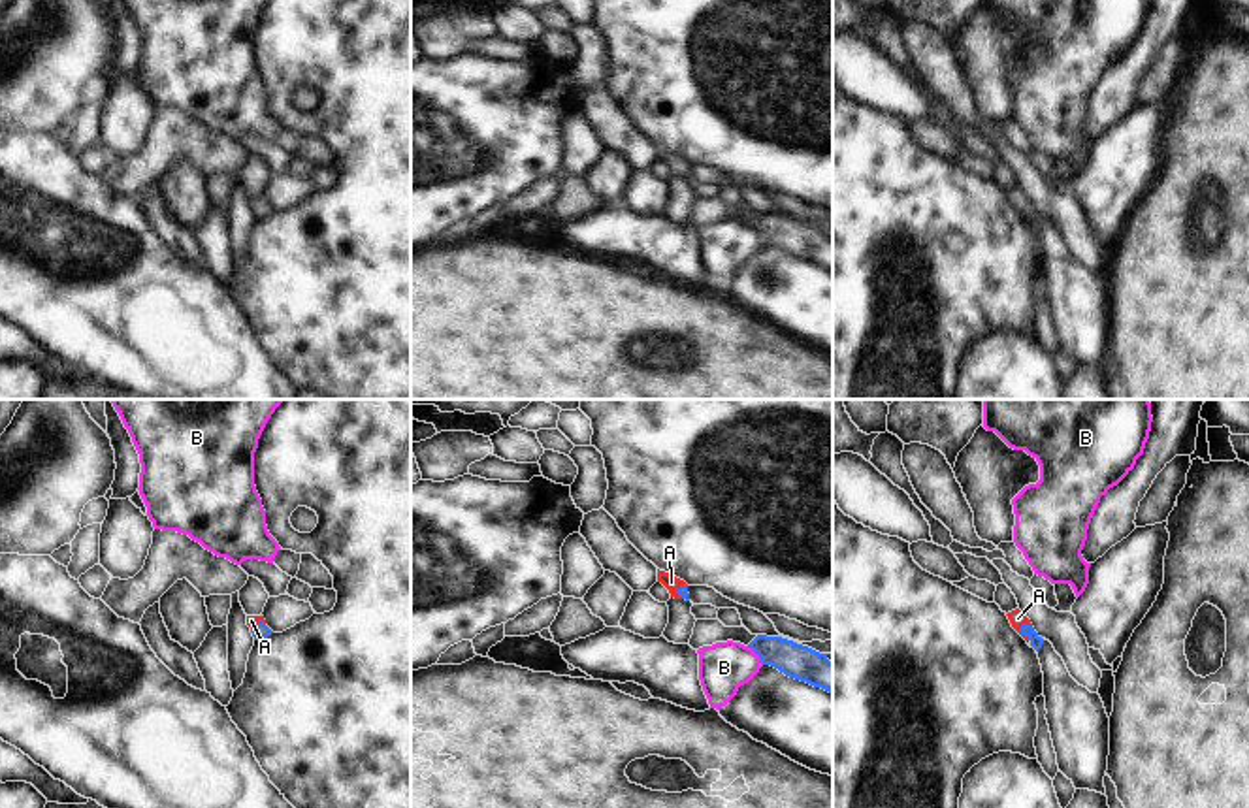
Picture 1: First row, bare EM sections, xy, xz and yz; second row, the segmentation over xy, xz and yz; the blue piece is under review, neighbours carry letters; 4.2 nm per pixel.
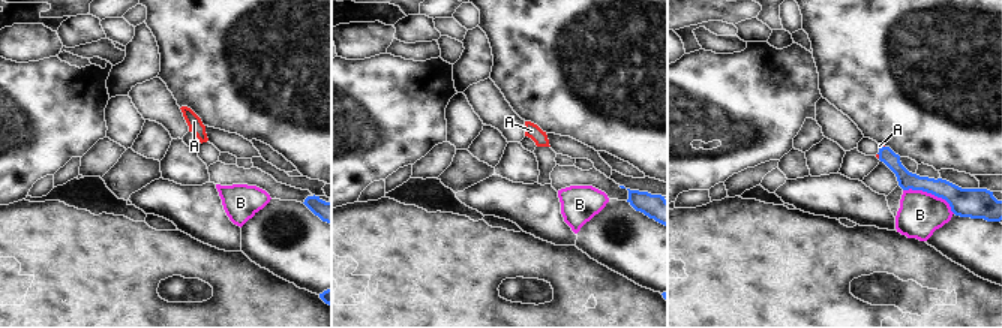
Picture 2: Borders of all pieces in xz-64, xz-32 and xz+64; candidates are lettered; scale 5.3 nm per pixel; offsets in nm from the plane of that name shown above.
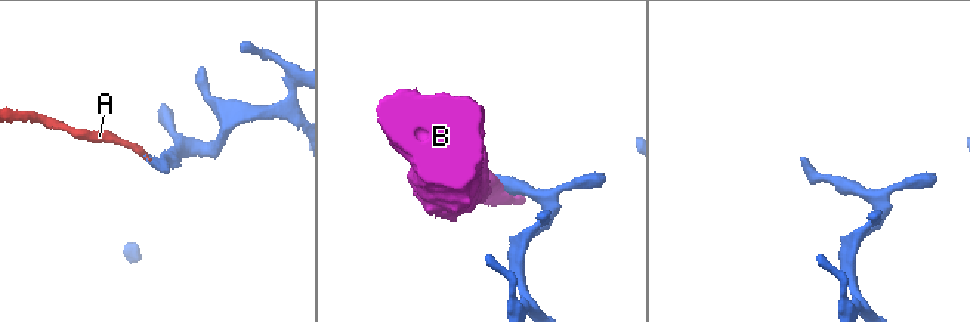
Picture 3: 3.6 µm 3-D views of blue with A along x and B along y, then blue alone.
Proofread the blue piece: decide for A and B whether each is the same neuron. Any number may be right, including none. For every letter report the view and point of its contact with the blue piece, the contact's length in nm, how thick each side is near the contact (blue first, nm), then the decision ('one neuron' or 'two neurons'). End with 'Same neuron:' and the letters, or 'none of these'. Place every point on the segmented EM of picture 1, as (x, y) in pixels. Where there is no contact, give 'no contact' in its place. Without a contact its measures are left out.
A: meets blue in yz at (1021, 631); contact 80 nm long; 50 nm thick on the blue side, 70 nm on the other; one neuron
B: meets blue in xz at (756, 652); contact 110 nm long; 150 nm thick on the blue side, 220 nm on the other; two neurons
Same neuron: A

